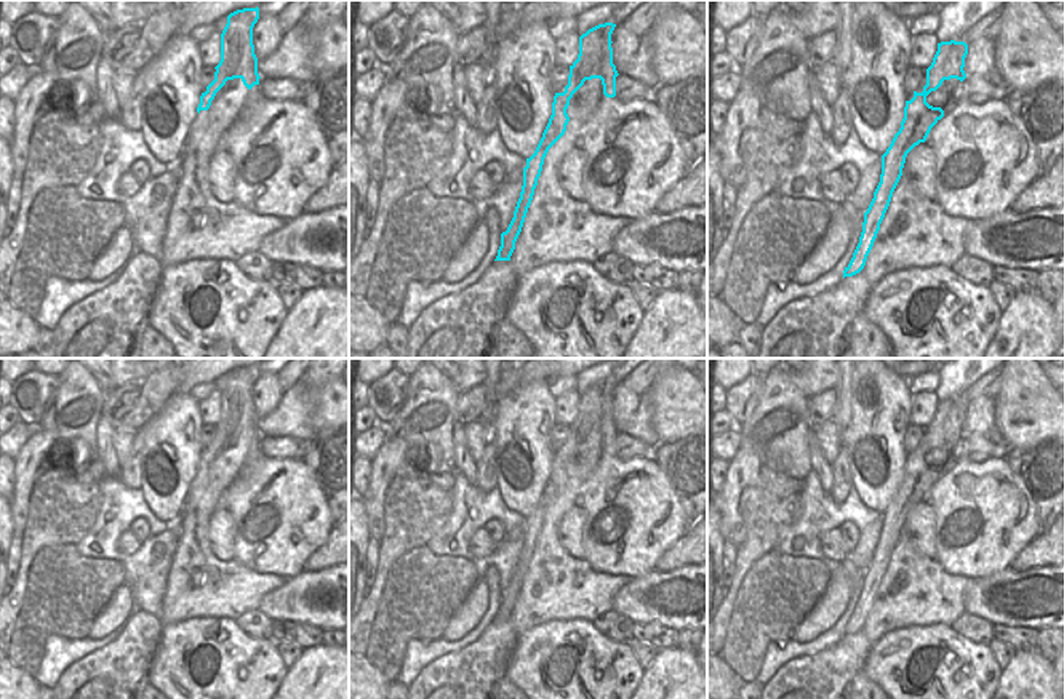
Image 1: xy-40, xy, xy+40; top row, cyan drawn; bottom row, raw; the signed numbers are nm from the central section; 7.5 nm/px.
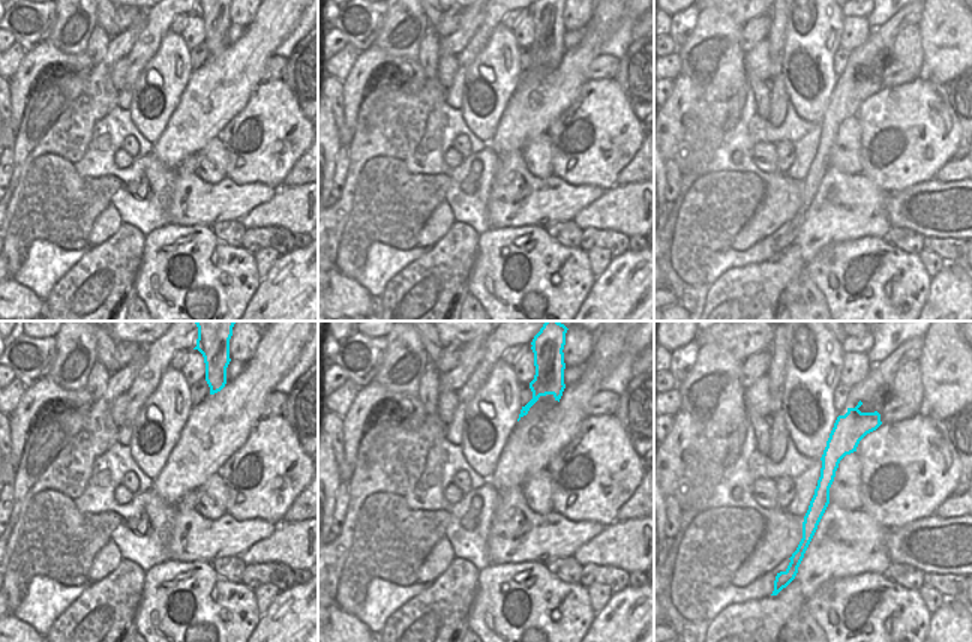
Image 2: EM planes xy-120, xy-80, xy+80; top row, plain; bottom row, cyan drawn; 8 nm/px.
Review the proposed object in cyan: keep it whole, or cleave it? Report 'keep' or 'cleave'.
cleave

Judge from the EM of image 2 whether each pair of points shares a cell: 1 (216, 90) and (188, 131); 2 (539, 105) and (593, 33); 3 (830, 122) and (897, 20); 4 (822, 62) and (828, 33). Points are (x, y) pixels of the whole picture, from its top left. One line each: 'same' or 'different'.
1: same
2: same
3: same
4: same

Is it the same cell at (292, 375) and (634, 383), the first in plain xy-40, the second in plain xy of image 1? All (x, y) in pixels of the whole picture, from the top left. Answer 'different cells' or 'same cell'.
same cell

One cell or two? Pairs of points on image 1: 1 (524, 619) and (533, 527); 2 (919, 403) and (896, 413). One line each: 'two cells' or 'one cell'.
1: two cells
2: two cells

